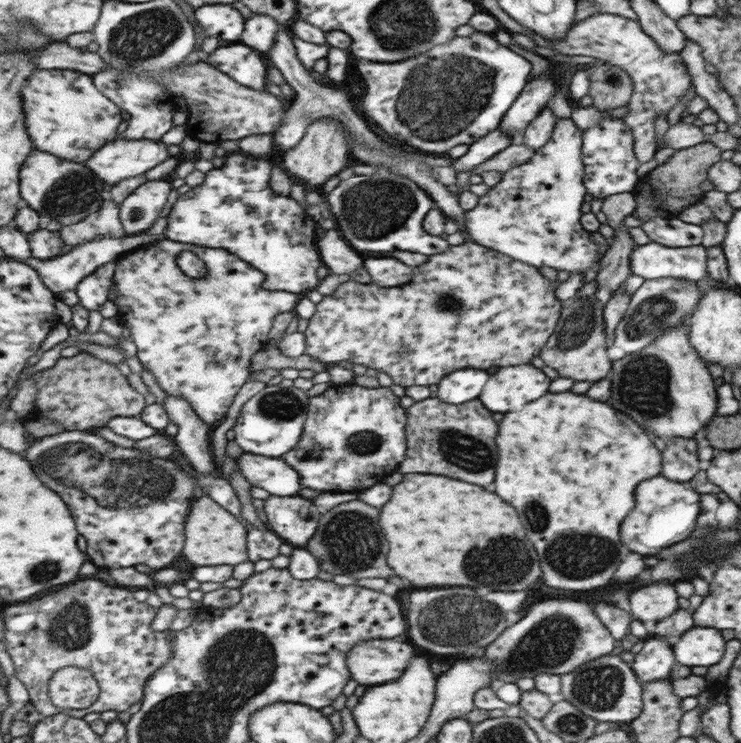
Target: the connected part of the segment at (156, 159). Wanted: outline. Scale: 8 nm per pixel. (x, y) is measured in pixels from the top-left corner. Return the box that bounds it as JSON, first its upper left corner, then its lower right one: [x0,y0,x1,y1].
[84,136,169,185]

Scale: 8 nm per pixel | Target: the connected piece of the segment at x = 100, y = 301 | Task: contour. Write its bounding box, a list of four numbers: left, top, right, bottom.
[76,260,118,311]

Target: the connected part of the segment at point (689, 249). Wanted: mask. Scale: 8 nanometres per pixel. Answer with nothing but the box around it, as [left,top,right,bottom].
[629,241,707,282]

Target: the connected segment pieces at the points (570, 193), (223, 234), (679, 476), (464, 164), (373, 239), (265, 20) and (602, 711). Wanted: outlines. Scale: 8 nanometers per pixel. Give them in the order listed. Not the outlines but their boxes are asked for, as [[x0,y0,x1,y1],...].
[[465,118,599,272],[165,154,321,294],[663,438,699,482],[451,125,513,172],[323,170,449,256],[240,13,279,54],[559,655,642,722]]

